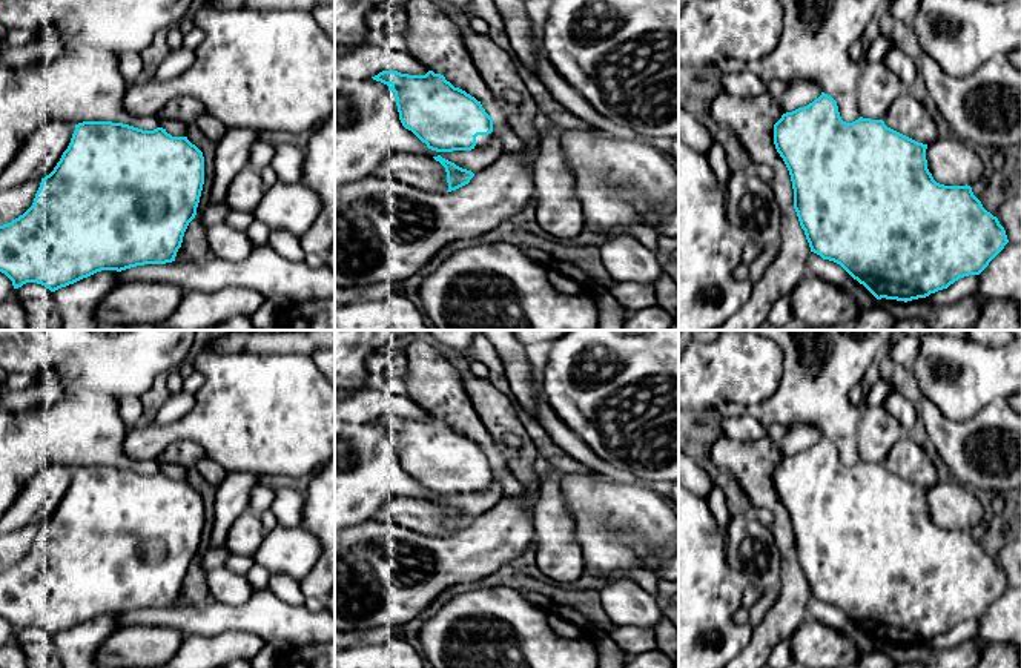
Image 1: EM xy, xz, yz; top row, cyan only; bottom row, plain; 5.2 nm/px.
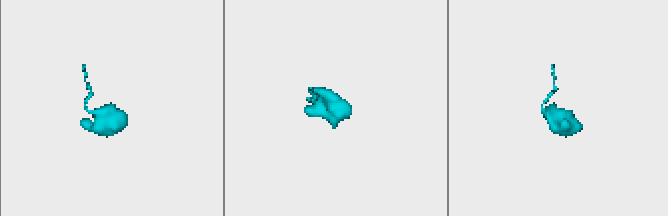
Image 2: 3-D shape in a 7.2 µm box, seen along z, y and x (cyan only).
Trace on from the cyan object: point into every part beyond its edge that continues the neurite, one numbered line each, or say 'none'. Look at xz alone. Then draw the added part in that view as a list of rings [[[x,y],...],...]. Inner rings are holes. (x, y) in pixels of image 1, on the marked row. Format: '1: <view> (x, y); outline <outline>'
1: xz (482, 142); outline [[[488,134],[488,135],[477,135],[474,149],[476,150],[487,149],[490,146],[490,143],[491,143],[491,134]]]

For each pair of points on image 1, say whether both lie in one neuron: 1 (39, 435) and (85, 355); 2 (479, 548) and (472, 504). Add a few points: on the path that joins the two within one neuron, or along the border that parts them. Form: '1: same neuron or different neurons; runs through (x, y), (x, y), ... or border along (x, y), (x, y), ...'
1: same neuron; runs through (59, 418), (85, 392), (85, 375)
2: different neurons; border along (502, 496), (475, 518)

